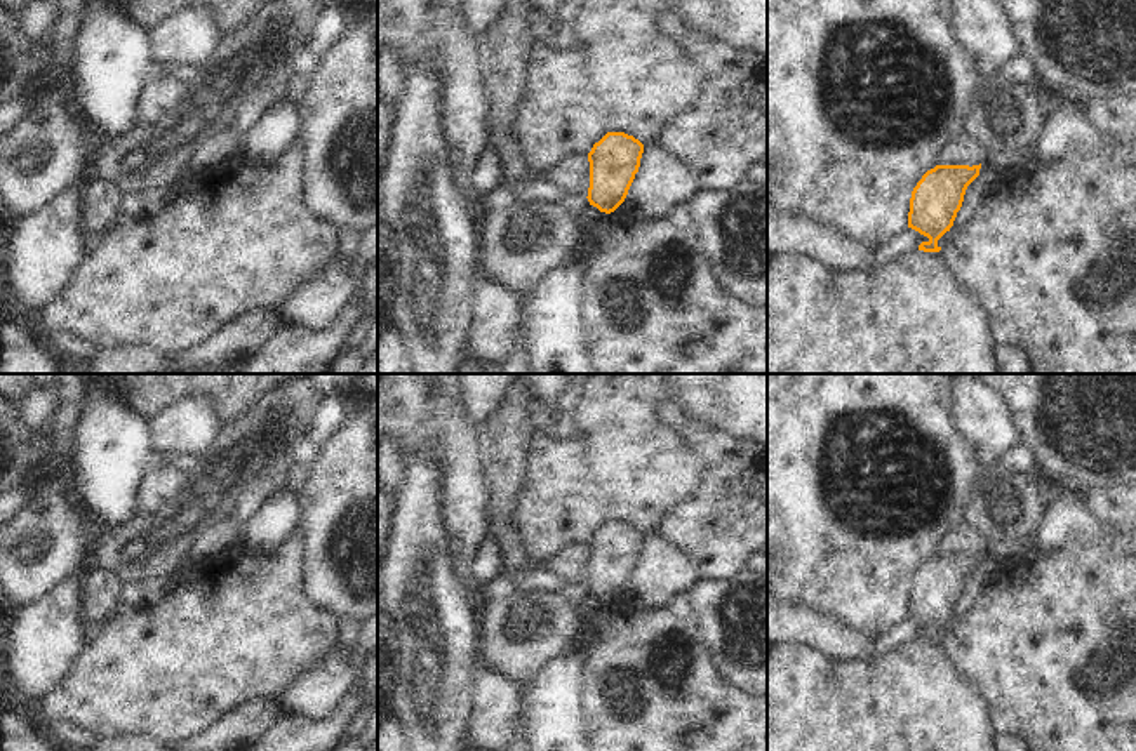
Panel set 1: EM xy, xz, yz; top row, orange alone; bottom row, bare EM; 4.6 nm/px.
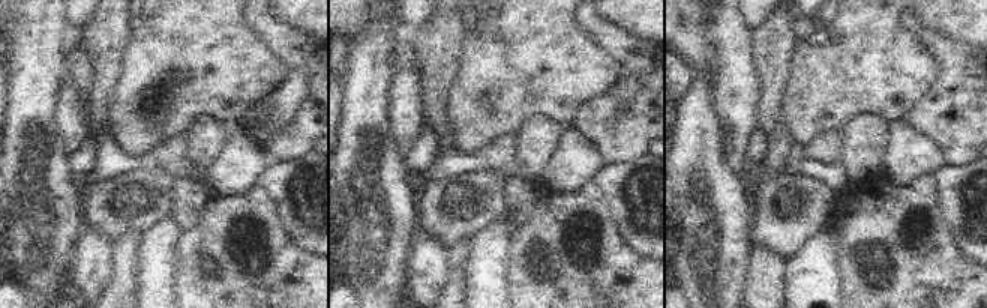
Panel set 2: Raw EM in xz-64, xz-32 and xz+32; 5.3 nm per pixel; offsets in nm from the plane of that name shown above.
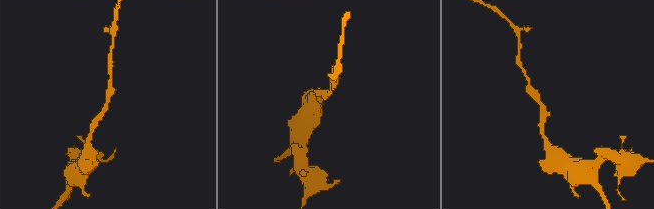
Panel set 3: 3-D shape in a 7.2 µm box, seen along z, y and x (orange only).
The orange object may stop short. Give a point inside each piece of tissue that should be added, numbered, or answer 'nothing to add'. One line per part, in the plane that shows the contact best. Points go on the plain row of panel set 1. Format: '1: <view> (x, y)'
nothing to add

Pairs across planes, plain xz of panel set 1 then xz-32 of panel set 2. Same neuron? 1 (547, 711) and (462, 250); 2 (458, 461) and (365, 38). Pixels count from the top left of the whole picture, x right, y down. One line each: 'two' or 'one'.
1: two
2: two

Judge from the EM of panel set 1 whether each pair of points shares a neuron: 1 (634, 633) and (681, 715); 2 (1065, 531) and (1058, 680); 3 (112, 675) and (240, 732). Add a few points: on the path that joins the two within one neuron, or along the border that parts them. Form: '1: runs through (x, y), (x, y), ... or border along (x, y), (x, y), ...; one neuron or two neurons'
1: runs through (668, 626), (681, 626), (700, 642), (689, 680); one neuron
2: border along (1105, 538), (1095, 543), (1074, 543), (1041, 551); two neurons
3: border along (251, 699), (200, 732); two neurons

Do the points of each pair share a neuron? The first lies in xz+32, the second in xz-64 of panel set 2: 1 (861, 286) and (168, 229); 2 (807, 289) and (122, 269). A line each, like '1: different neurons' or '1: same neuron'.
1: different neurons
2: different neurons

